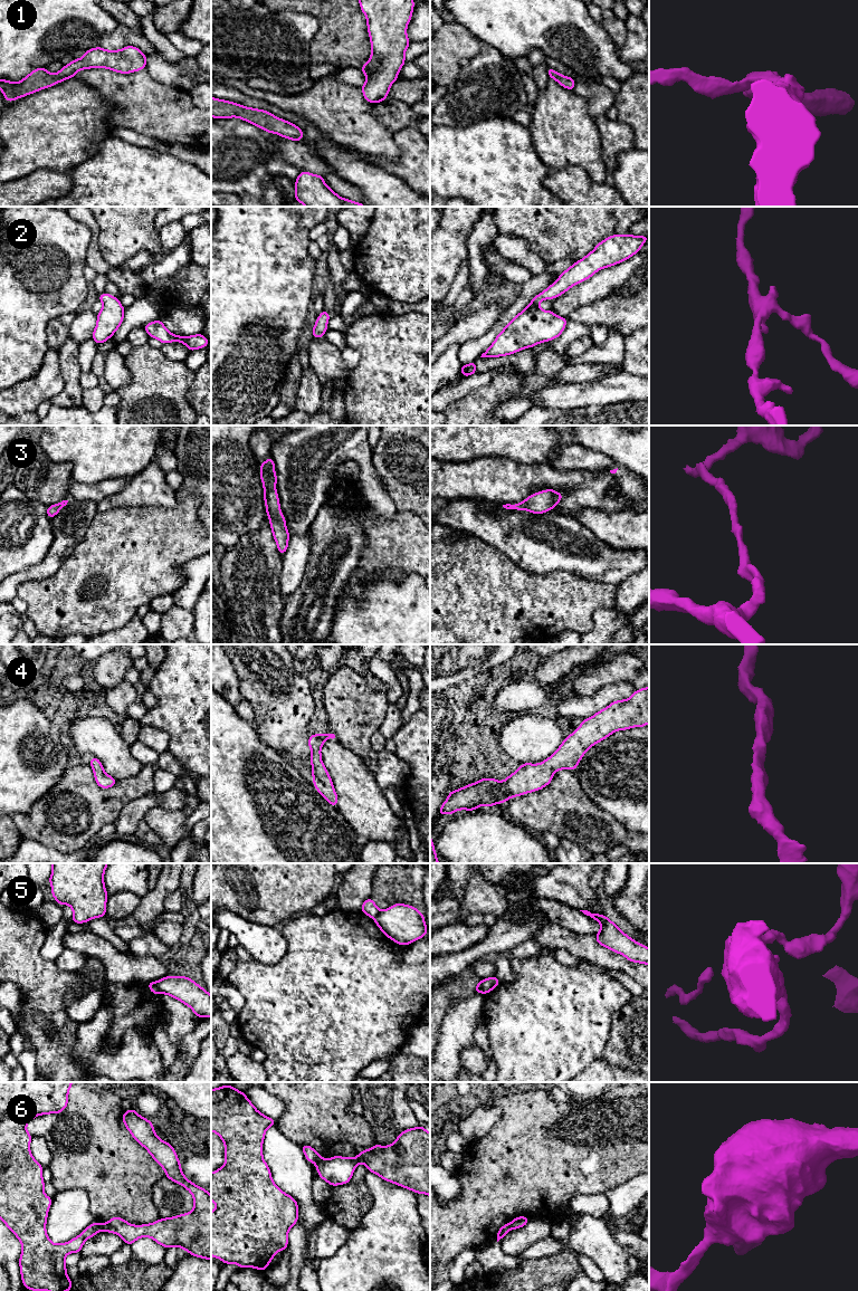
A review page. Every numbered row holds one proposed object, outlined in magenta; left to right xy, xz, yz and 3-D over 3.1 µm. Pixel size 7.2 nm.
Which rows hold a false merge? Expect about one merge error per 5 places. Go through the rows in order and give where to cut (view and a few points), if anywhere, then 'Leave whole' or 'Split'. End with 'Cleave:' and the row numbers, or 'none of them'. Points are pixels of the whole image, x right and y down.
1: No split. Leave whole
2: No split. Leave whole
3: No split. Leave whole
4: No split. Leave whole
5: Split along xy (155, 982), (159, 993). Split
6: Split along xz (323, 1159), (316, 1164). Split
Cleave: 5, 6

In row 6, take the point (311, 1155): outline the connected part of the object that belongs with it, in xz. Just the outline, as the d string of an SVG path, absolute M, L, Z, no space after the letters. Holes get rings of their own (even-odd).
M301 1145L301 1146L304 1151L305 1158L309 1163L317 1164L318 1161L323 1160L322 1156L311 1146L308 1145Z

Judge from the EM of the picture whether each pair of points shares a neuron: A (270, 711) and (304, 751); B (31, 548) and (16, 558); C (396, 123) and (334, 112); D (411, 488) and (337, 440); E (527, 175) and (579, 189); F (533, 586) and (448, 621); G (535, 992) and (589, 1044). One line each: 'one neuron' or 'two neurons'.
A: one neuron
B: one neuron
C: two neurons
D: two neurons
E: two neurons
F: one neuron
G: one neuron

